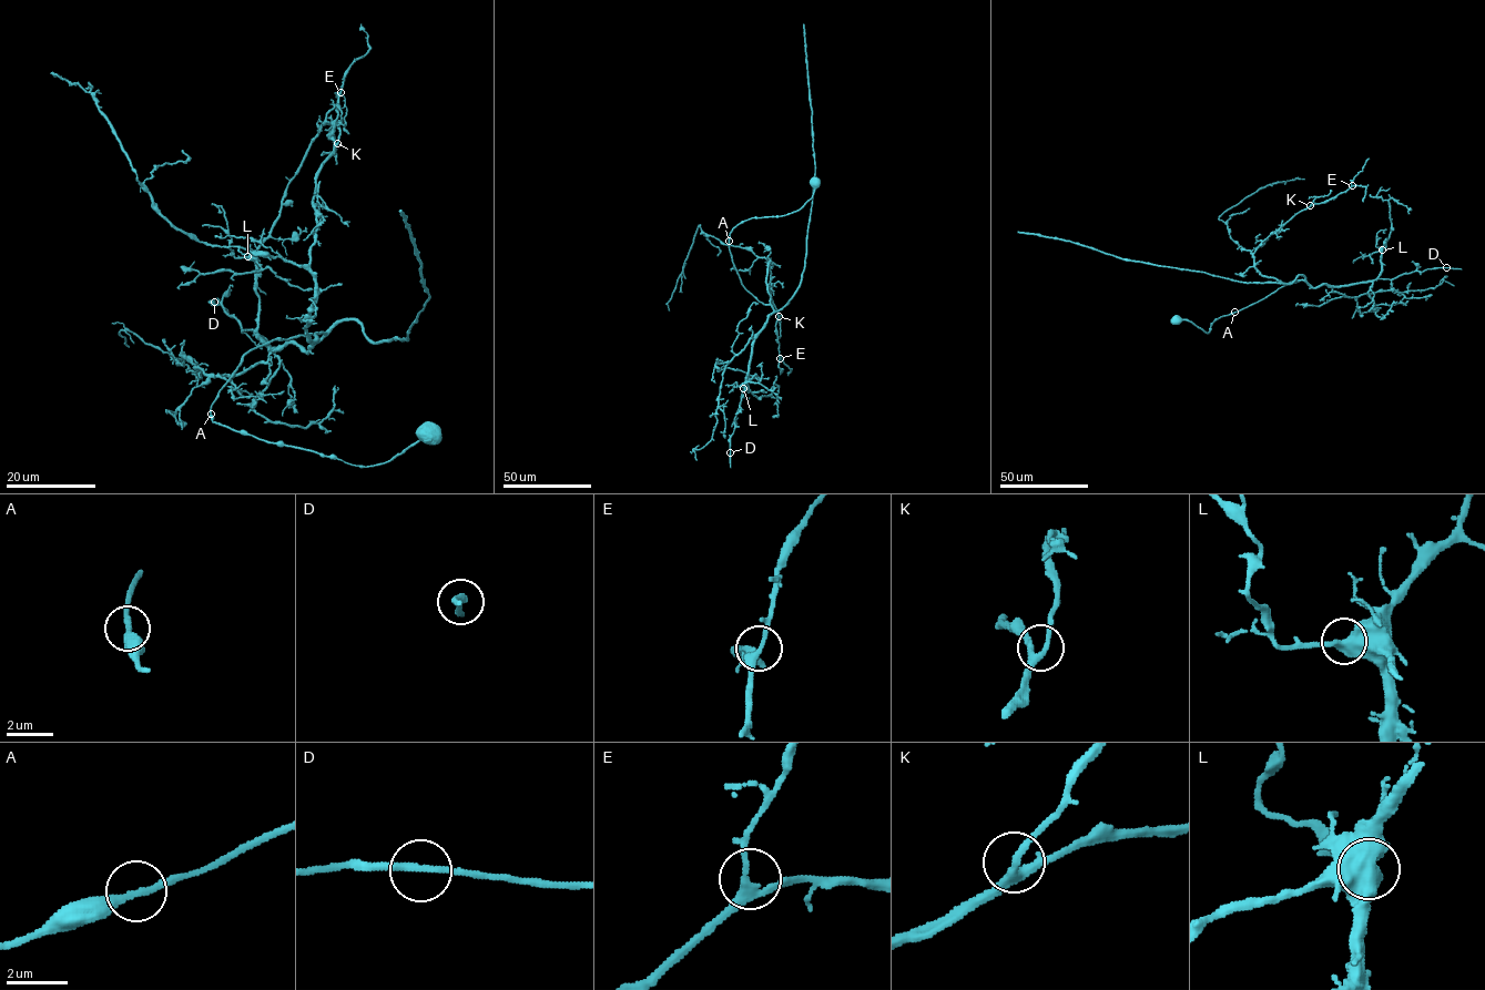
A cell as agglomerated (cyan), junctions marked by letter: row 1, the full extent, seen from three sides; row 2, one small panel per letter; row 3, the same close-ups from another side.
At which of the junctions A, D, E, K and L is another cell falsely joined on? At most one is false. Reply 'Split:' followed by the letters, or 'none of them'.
Split: none of them

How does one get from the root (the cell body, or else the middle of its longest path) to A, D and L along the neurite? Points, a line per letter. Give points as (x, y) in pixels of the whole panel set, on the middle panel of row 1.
A: (814, 183), (812, 196), (800, 210), (742, 221), (733, 228), (729, 241)
D: (814, 183), (812, 196), (800, 210), (750, 218), (730, 234), (741, 283), (773, 310), (753, 344), (730, 452)
L: (814, 183), (812, 196), (800, 210), (750, 218), (730, 234), (741, 283), (773, 310), (754, 339), (743, 388)

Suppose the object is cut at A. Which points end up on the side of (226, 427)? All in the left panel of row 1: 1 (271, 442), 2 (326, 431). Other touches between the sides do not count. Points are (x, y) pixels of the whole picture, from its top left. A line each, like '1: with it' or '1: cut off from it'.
1: with it
2: cut off from it

